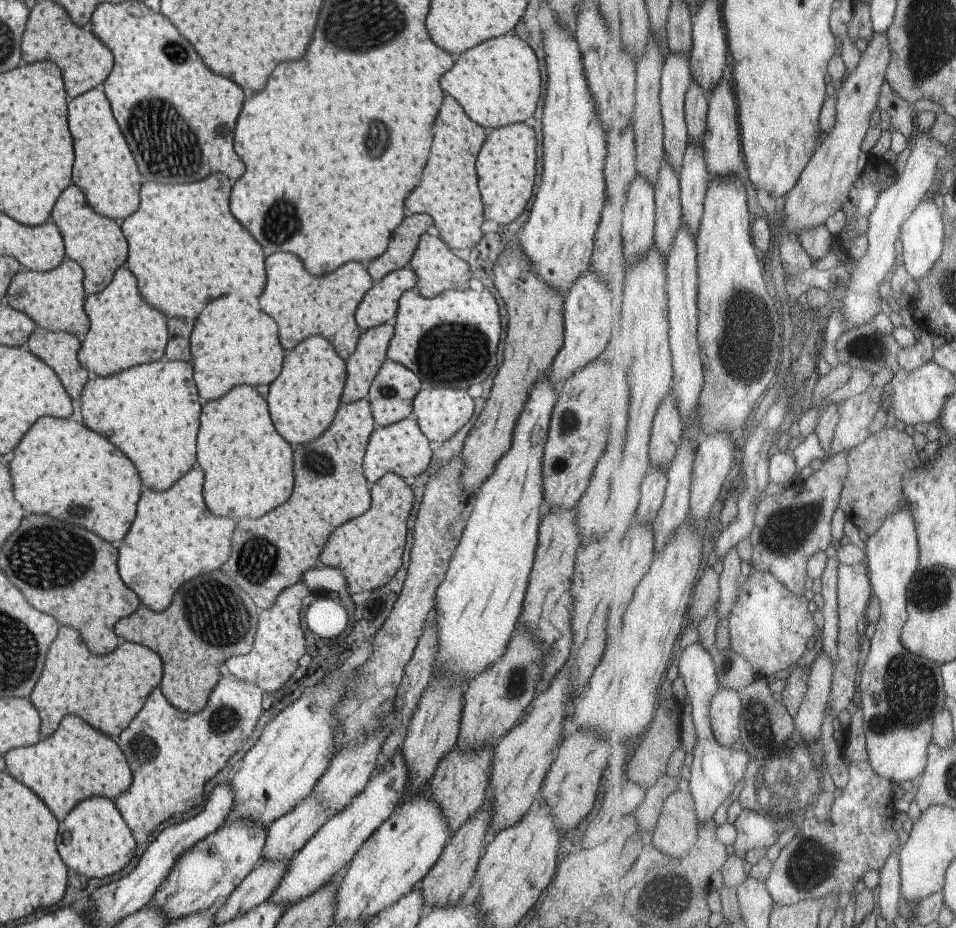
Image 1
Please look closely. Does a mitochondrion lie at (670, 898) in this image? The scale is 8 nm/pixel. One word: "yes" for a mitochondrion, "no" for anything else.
yes

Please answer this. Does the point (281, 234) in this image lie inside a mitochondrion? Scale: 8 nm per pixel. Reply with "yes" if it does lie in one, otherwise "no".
yes

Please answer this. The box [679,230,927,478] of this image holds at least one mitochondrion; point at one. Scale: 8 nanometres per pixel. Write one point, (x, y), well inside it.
(743, 344)

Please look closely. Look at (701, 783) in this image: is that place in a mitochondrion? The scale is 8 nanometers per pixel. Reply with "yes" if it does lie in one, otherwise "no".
no

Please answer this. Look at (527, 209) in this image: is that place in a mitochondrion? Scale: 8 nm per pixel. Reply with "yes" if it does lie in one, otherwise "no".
no

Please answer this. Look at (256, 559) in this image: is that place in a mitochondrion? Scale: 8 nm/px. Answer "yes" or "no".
yes

